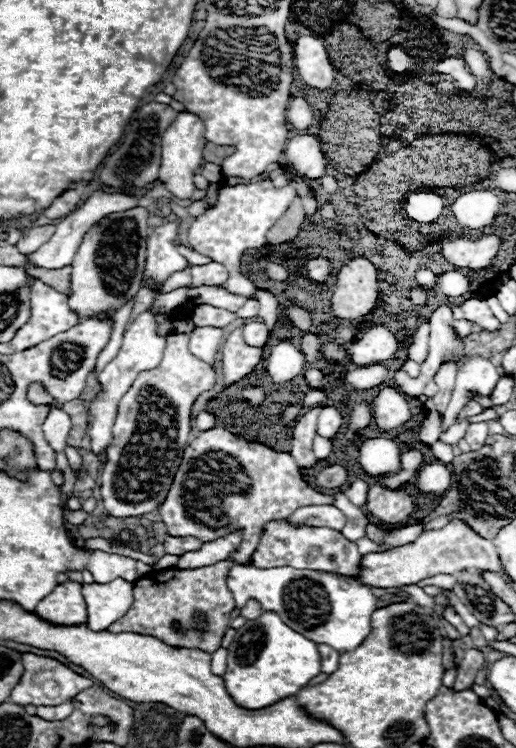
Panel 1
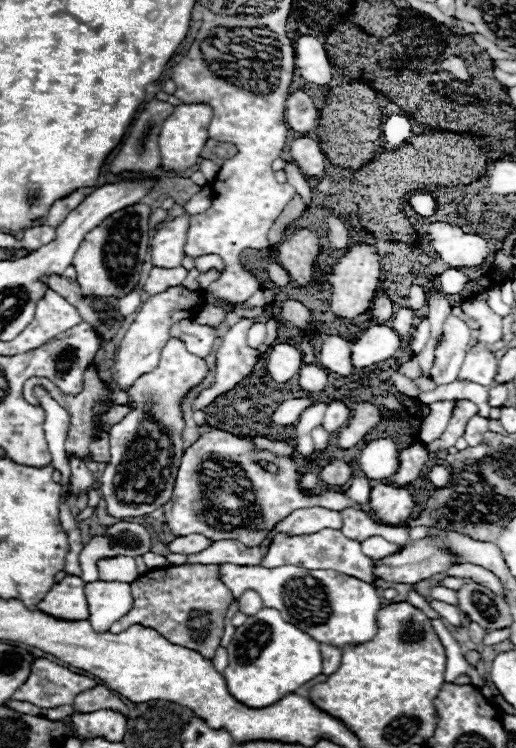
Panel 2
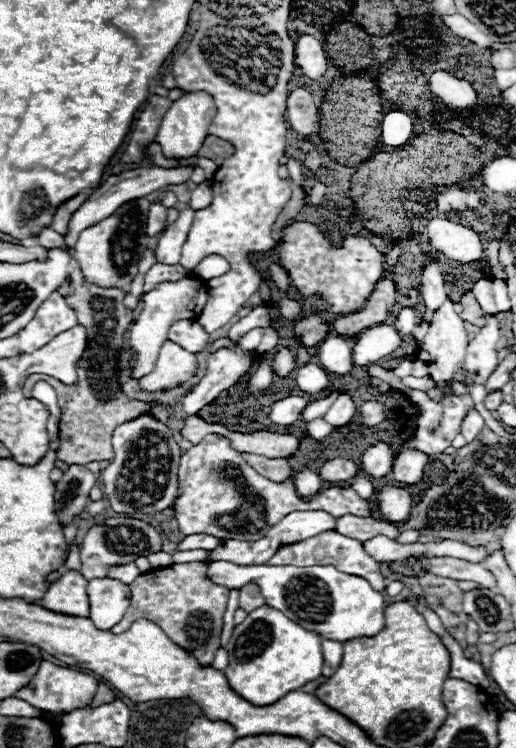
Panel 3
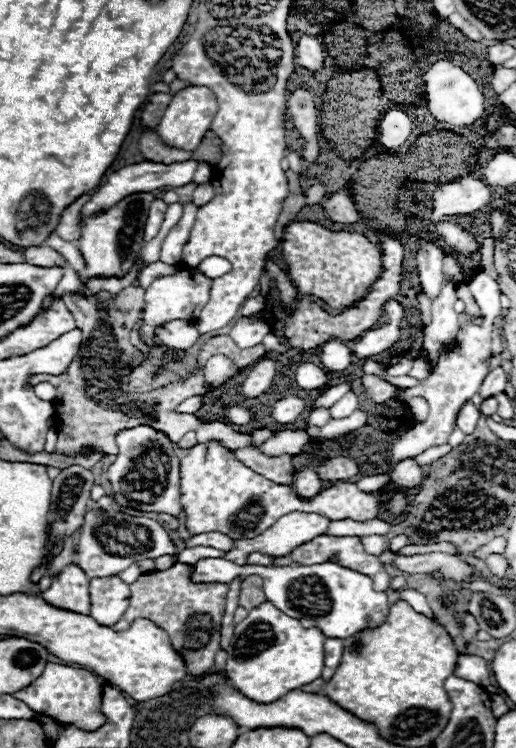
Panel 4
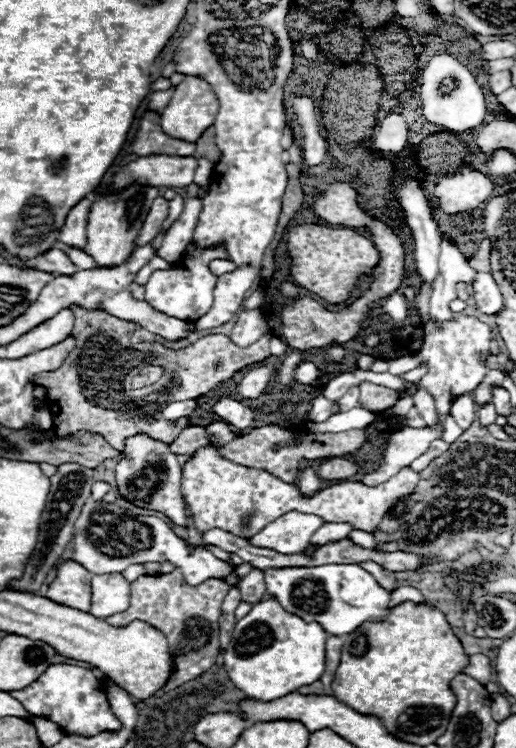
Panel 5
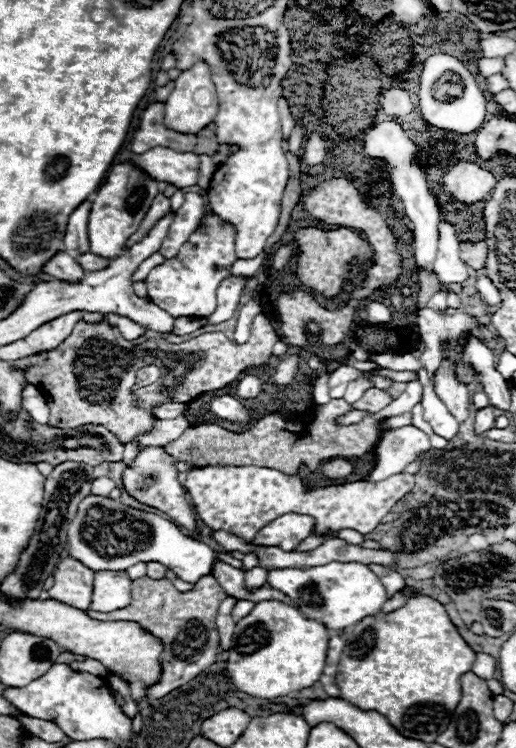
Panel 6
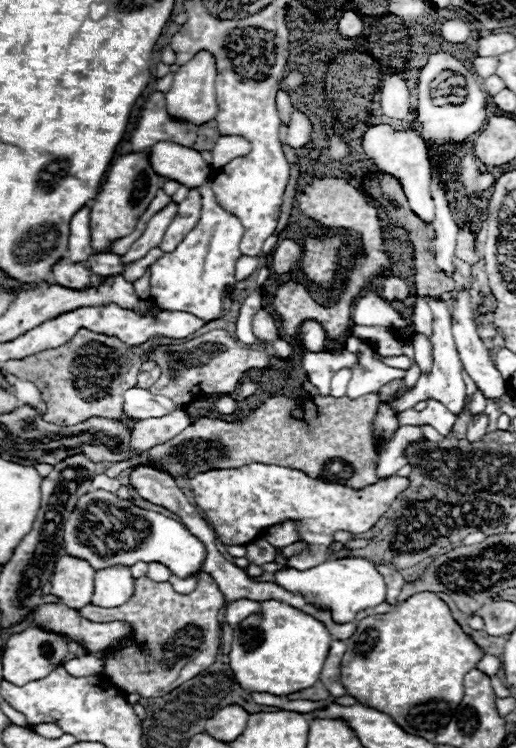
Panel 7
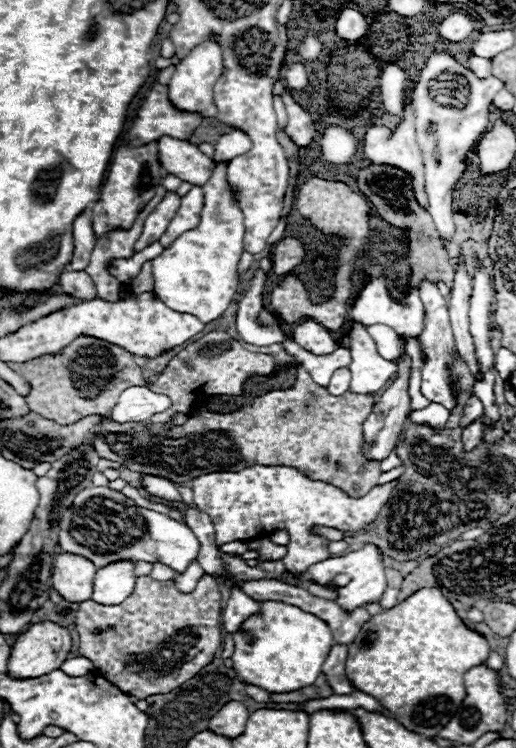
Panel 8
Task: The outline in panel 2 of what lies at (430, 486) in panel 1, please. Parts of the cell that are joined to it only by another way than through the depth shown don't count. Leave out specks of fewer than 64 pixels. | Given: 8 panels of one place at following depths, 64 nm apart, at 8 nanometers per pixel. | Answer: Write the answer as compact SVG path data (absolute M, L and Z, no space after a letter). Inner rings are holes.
M434 466L434 468L430 470L430 474L428 474L428 480L430 480L436 488L442 488L442 486L446 486L448 480L450 480L450 470L444 468L444 466Z

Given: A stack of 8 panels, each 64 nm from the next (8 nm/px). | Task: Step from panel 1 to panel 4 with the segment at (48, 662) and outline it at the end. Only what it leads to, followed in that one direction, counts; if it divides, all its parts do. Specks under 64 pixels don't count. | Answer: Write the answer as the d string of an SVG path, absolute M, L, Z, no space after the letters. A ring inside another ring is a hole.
M46 664L40 678L36 678L30 686L26 686L24 690L12 696L22 700L30 710L46 714L60 724L72 724L80 730L90 732L106 724L106 718L102 714L102 684L88 670L62 666L62 664Z

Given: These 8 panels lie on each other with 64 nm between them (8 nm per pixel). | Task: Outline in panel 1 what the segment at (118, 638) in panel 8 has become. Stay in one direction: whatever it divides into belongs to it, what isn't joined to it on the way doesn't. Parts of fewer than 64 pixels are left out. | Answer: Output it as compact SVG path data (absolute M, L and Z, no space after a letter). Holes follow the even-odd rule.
M220 562L208 568L194 570L158 570L150 572L134 582L134 602L126 616L114 622L108 630L118 632L140 632L152 634L166 644L182 646L182 648L198 648L202 652L216 652L220 648L222 636L230 624L230 614L236 608L232 592L226 586L228 568L234 562ZM178 622L182 632L176 632L172 624Z

